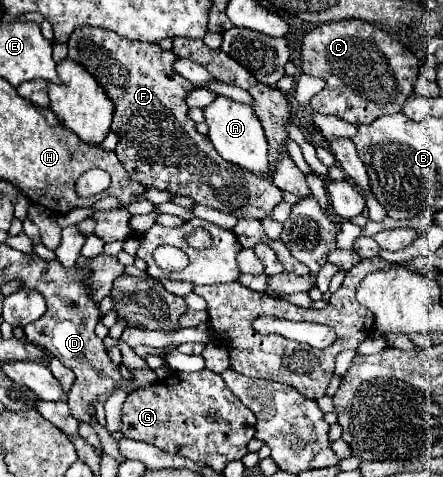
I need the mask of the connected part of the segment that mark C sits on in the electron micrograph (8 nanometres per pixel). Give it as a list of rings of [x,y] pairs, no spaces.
[[[352,19],[324,23],[306,33],[300,45],[300,71],[326,81],[326,87],[310,101],[314,111],[360,125],[402,111],[404,101],[414,93],[420,63],[382,27]]]

